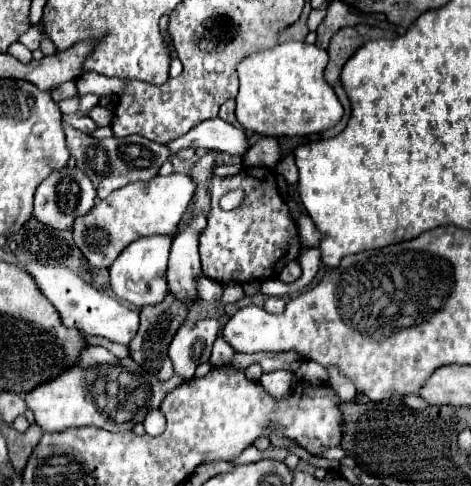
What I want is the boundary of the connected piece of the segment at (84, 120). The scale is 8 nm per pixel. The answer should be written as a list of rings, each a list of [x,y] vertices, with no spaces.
[[[70,114],[70,116],[64,116],[64,120],[66,120],[66,122],[70,122],[74,128],[78,128],[78,130],[86,132],[86,134],[92,134],[92,132],[98,128],[98,126],[96,126],[96,122],[94,122],[90,116]]]

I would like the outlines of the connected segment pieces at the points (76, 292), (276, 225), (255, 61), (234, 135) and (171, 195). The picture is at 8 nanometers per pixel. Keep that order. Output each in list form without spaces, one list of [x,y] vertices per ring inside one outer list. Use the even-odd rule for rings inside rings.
[[[28,264],[26,270],[34,276],[40,292],[48,296],[48,300],[56,306],[56,310],[62,316],[64,326],[78,328],[84,334],[92,336],[104,336],[112,342],[128,344],[136,332],[138,332],[138,310],[120,304],[116,298],[110,298],[90,284],[86,284],[80,276],[76,276],[72,270],[64,266],[42,266],[42,264]]]
[[[242,168],[240,174],[218,178],[210,182],[212,192],[212,212],[208,214],[208,226],[200,236],[200,258],[202,272],[220,282],[250,282],[276,278],[280,270],[300,256],[300,240],[294,220],[290,218],[288,206],[282,202],[272,170],[268,168]],[[242,188],[244,200],[238,208],[224,212],[220,208],[220,198],[230,192]]]
[[[280,42],[272,50],[256,52],[238,64],[240,92],[236,96],[236,120],[262,136],[308,136],[334,128],[344,108],[332,86],[324,80],[326,50],[308,42]]]
[[[212,118],[204,120],[200,126],[194,126],[184,136],[168,142],[166,148],[174,154],[182,148],[212,148],[242,156],[248,150],[248,140],[240,126],[228,124],[222,118]]]
[[[176,172],[170,176],[156,174],[152,180],[128,184],[112,192],[108,198],[98,200],[88,214],[74,220],[74,242],[94,268],[108,268],[118,254],[138,238],[152,234],[174,236],[194,196],[194,188],[190,176]]]

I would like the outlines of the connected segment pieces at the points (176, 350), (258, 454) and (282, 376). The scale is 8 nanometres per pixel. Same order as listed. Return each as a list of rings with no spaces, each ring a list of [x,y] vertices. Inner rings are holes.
[[[204,318],[194,324],[182,324],[170,344],[170,360],[174,372],[184,380],[190,380],[196,366],[210,360],[212,344],[220,336],[220,322],[216,318]]]
[[[248,446],[238,458],[234,458],[232,462],[234,464],[248,464],[248,462],[256,462],[256,460],[262,460],[264,458],[264,452],[258,450],[256,446]]]
[[[274,370],[268,374],[262,374],[260,384],[264,386],[264,390],[272,396],[272,398],[284,398],[290,394],[290,390],[296,384],[296,376],[288,370]]]

